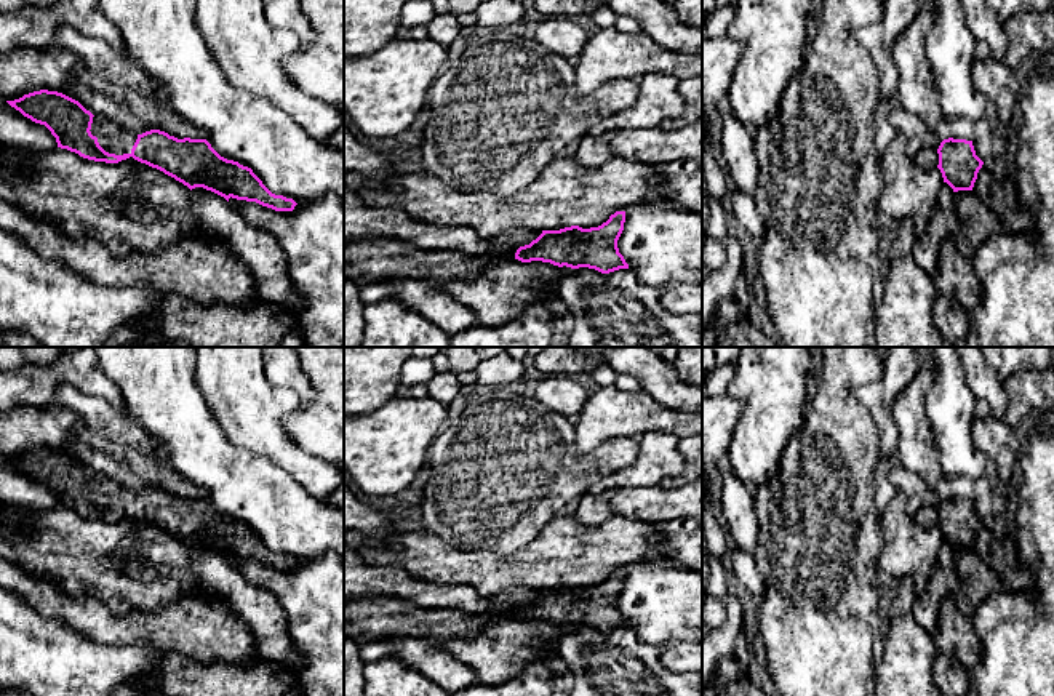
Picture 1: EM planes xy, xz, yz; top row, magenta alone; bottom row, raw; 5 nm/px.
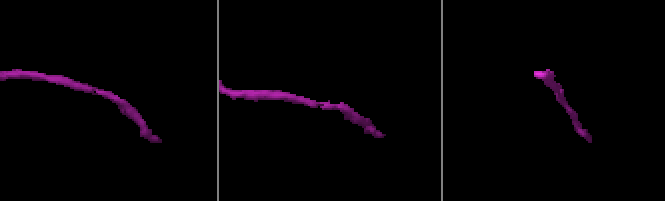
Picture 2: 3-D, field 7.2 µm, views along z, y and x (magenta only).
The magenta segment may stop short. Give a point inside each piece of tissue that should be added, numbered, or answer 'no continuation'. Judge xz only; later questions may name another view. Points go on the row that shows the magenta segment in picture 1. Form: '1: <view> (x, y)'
no continuation

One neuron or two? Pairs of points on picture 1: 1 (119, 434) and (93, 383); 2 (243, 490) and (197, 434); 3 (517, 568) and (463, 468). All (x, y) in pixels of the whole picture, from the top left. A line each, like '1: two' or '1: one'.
1: two
2: one
3: two

